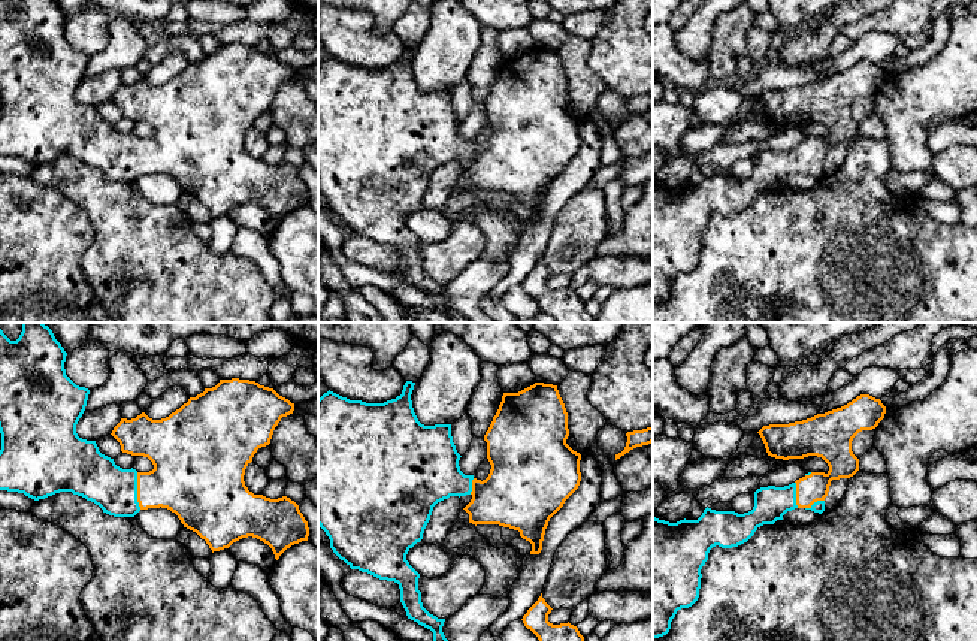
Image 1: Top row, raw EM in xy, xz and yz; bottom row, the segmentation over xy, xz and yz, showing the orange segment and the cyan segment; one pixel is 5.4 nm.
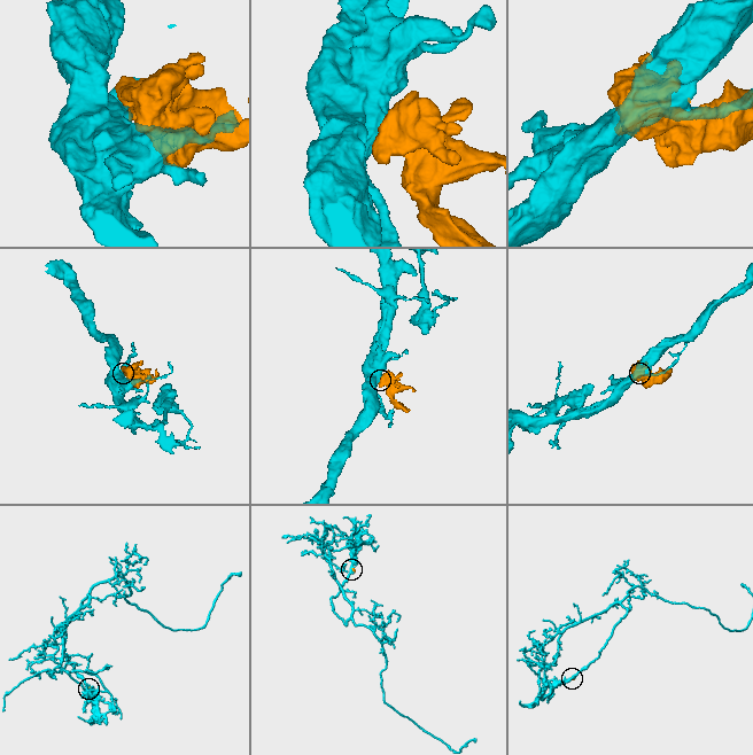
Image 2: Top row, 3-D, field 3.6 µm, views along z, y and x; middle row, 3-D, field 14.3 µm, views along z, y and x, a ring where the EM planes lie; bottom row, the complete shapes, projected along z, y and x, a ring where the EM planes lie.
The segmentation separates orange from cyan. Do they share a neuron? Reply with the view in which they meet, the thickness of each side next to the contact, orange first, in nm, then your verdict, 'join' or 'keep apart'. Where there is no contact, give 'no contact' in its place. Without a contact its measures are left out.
xy | 340/260 nm | join

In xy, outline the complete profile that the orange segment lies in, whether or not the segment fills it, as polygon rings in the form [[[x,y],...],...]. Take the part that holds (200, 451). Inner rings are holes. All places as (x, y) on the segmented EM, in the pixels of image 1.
[[[22,323],[16,341],[10,341],[0,329],[0,490],[24,493],[34,501],[72,492],[114,517],[134,517],[140,510],[167,508],[178,515],[184,527],[205,539],[212,553],[252,536],[267,544],[278,560],[291,545],[308,541],[308,521],[294,501],[287,496],[270,499],[254,495],[244,481],[254,454],[270,444],[275,427],[282,417],[293,414],[294,403],[255,381],[220,380],[215,387],[190,397],[166,418],[152,420],[145,412],[131,420],[121,418],[111,433],[120,442],[121,451],[148,457],[154,465],[149,472],[122,469],[99,451],[96,441],[78,436],[76,424],[85,411],[90,390],[76,385],[66,375],[66,356],[52,330],[43,323]]]

